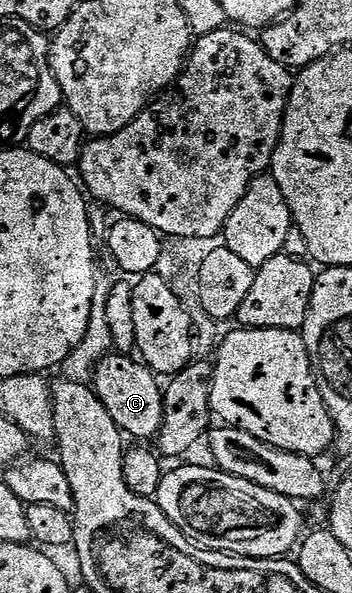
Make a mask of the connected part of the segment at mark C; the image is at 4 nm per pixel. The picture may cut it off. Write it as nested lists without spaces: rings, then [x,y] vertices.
[[[109,354],[101,360],[94,373],[94,387],[102,406],[110,410],[110,418],[119,426],[121,432],[132,436],[133,441],[148,442],[160,433],[164,420],[165,389],[155,372],[146,363],[132,361],[128,354]]]

